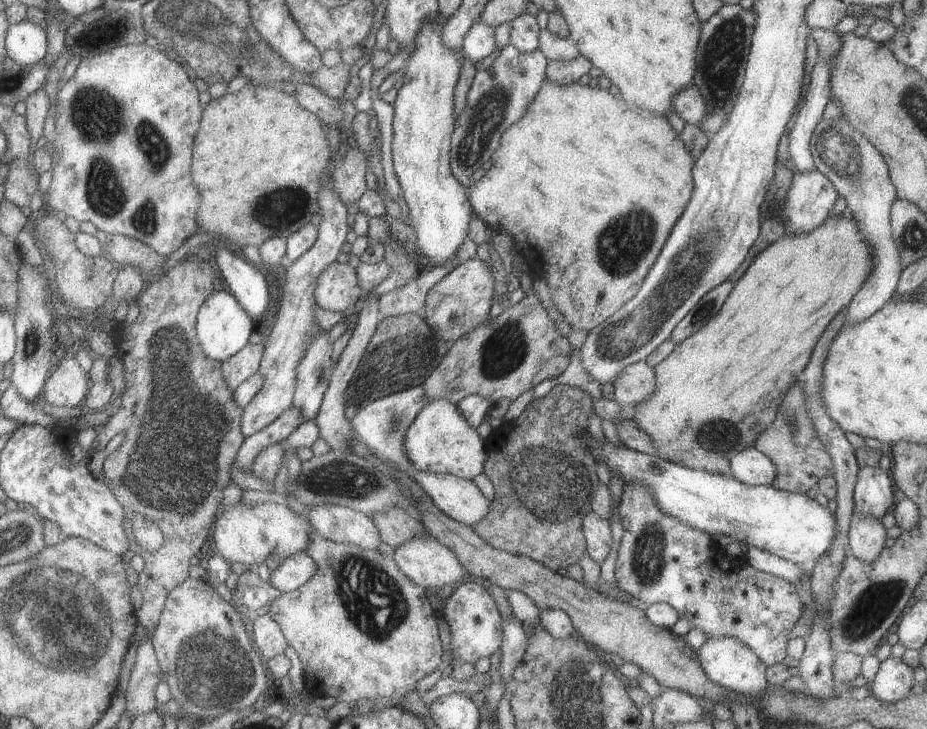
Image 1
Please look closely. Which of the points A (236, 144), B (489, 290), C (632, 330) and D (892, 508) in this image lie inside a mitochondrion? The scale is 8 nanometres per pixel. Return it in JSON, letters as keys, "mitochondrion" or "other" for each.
{"A":"other","B":"other","C":"mitochondrion","D":"other"}

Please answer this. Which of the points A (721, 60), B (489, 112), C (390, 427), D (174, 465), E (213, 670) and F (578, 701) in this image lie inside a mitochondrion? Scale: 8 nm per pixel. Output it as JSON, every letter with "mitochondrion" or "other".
{"A":"mitochondrion","B":"mitochondrion","C":"mitochondrion","D":"mitochondrion","E":"mitochondrion","F":"mitochondrion"}

